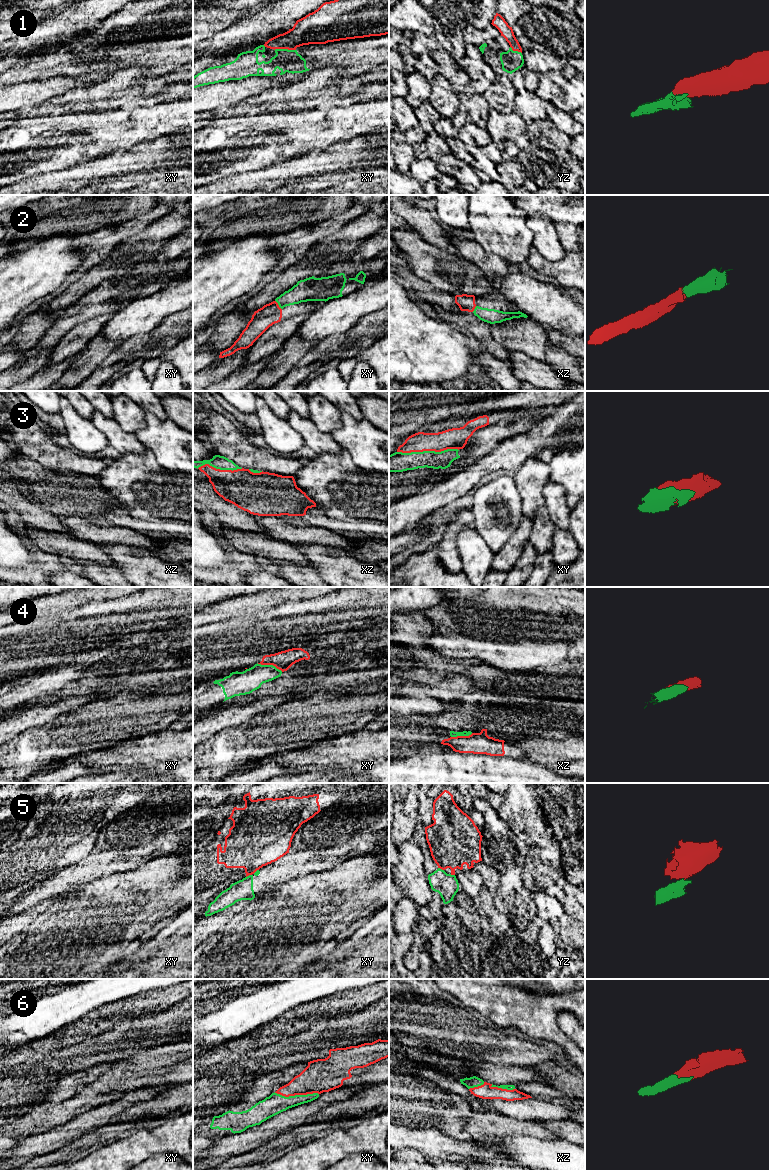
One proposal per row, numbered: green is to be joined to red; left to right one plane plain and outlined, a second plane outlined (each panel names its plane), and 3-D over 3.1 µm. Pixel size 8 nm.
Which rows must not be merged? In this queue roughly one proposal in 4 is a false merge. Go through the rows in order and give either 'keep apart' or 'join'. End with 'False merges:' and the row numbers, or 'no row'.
1: join
2: join
3: join
4: join
5: keep apart
6: join
False merges: 5

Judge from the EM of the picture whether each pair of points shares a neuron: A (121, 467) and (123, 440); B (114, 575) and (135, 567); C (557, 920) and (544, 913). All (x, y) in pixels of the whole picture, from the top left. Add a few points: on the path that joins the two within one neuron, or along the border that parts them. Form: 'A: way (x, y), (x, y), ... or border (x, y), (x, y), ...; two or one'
A: border (144, 447), (141, 453), (124, 454), (122, 456); two
B: border (113, 565), (125, 576); two
C: way (554, 917), (547, 913); one

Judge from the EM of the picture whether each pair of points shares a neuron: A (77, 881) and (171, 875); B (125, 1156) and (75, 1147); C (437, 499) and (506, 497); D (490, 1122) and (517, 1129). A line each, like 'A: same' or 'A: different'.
A: different
B: different
C: different
D: same

